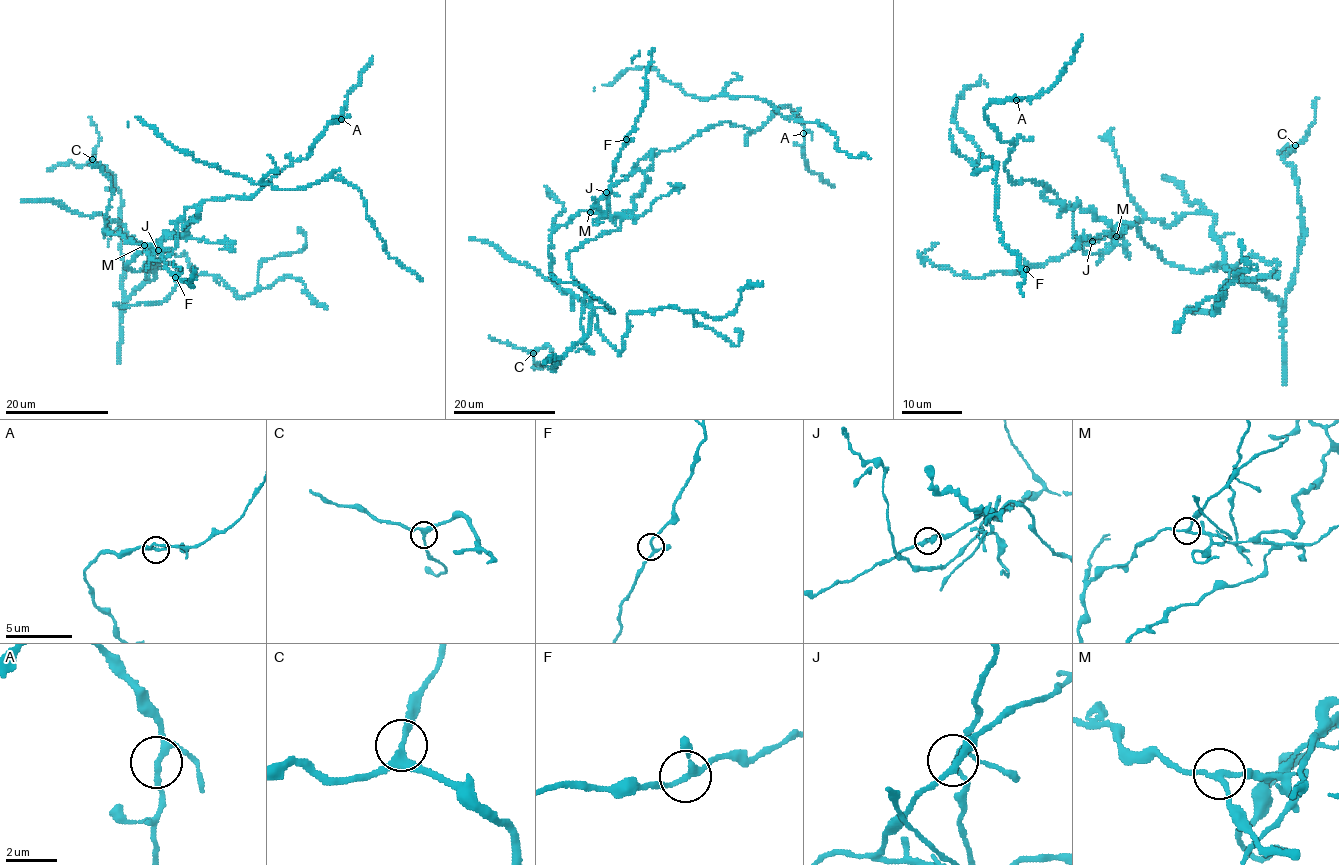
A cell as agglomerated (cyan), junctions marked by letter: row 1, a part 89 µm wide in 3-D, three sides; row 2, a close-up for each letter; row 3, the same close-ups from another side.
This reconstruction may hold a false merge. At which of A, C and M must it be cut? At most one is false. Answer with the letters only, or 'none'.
M

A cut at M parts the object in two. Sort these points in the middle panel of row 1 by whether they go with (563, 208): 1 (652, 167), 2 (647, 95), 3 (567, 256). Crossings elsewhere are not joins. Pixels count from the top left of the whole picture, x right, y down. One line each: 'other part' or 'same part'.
1: other part
2: other part
3: other part

